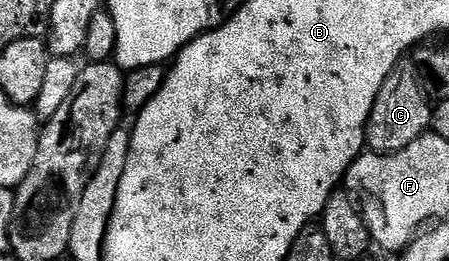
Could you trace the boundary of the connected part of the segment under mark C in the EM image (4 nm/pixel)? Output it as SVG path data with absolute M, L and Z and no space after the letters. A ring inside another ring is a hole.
M403 59L387 75L383 87L369 112L365 124L365 144L372 152L379 154L398 153L403 147L415 143L415 139L430 132L433 124L433 105L425 95L425 88L417 74L412 60Z

